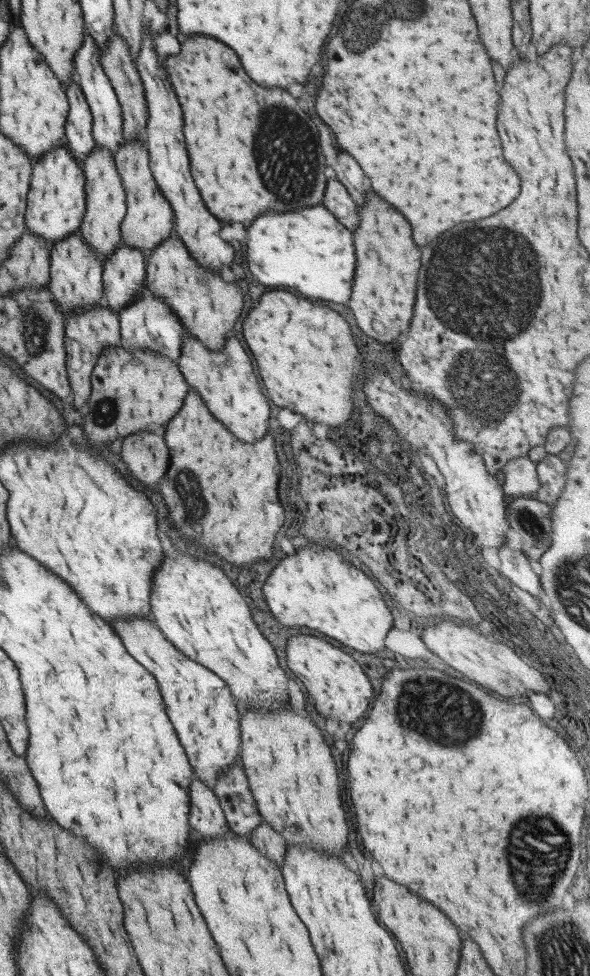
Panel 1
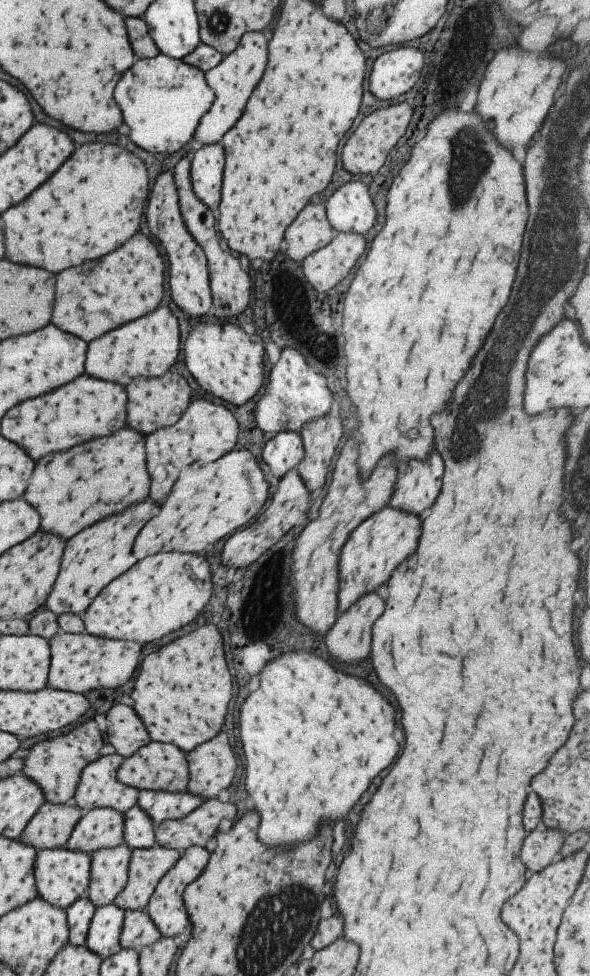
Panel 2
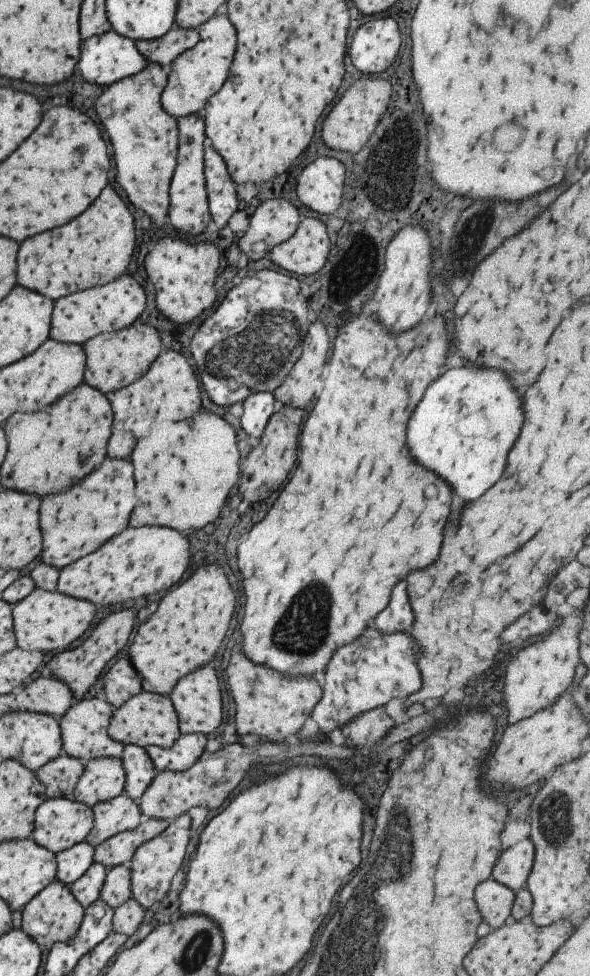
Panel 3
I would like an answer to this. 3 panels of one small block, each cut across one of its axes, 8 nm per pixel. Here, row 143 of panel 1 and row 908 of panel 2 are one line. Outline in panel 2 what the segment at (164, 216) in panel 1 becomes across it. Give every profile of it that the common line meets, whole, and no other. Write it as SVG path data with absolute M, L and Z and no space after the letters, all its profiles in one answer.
M154 844L149 849L131 849L126 884L112 901L121 910L146 908L159 880L173 868L181 853Z

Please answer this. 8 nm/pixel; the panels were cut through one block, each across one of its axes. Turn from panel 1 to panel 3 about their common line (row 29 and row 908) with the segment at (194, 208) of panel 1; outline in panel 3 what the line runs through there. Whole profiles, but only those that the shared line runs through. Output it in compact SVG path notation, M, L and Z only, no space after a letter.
M183 813L170 821L161 834L141 844L133 852L130 859L130 894L144 910L149 909L154 902L162 900L169 892L169 884L182 863L185 846L189 842L190 826L188 813Z

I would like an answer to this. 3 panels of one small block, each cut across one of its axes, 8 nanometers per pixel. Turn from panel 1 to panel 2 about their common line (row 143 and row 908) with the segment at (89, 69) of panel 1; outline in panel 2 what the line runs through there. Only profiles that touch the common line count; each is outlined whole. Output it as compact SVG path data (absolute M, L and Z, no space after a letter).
M112 902L94 907L91 915L84 946L101 960L120 951L119 935L121 932L124 910Z

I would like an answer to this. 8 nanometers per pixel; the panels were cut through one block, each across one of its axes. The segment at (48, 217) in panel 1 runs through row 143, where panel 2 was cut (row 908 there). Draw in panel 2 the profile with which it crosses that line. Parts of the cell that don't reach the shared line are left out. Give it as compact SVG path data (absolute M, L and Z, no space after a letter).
M64 847L37 849L34 857L34 884L37 896L65 911L75 900L85 895L89 883L90 860L89 854Z

